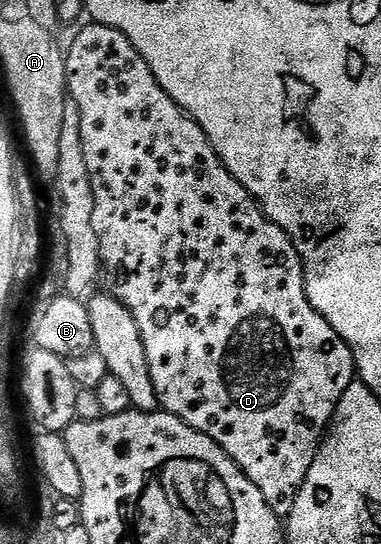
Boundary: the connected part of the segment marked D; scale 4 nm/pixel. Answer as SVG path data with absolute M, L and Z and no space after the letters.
M89 23L89 26L67 45L65 59L65 84L68 96L78 103L79 136L83 147L83 159L87 159L87 171L91 175L91 187L95 195L93 230L98 239L98 251L104 272L113 280L115 296L131 311L147 351L147 363L151 371L151 383L155 383L157 400L166 413L174 413L201 433L207 434L216 445L248 475L251 483L263 491L263 499L275 516L288 518L291 507L299 495L307 471L315 459L317 449L337 410L343 391L355 379L353 353L348 343L333 330L331 323L311 307L305 290L305 265L293 245L293 240L269 217L257 200L248 193L227 171L227 167L213 150L207 135L197 122L174 103L155 79L151 67L139 55L139 51L119 30L109 25Z

